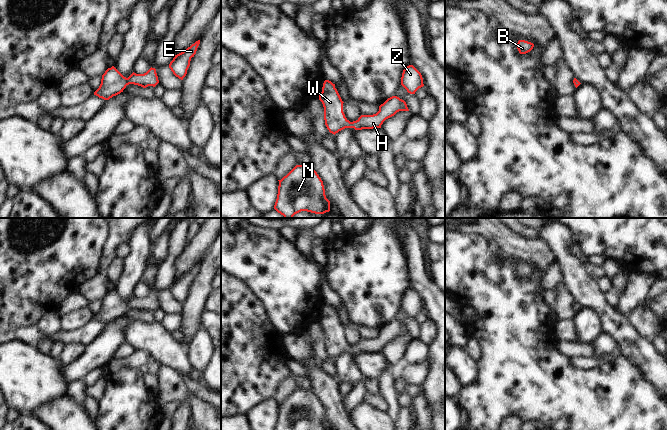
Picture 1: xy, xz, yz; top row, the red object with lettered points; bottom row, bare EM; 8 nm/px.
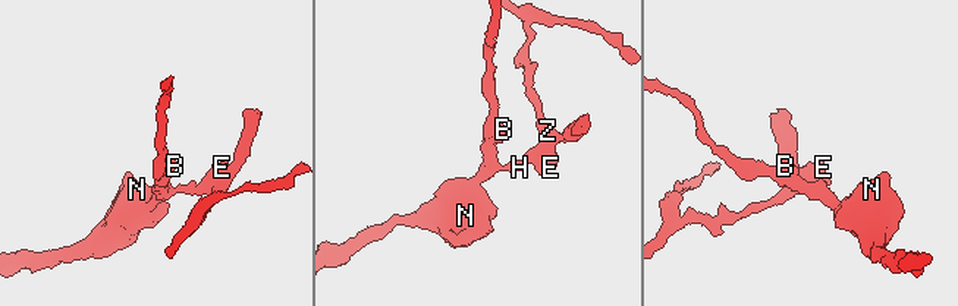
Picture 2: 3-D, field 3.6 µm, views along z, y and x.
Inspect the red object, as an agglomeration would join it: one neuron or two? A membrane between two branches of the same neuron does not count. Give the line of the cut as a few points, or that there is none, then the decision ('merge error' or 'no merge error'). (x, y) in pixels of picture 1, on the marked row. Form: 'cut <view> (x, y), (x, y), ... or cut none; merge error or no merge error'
cut none; no merge error

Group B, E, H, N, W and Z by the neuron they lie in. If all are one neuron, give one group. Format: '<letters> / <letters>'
B E H N W Z

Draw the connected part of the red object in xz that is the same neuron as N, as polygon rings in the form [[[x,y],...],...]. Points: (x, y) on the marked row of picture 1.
[[[296,165],[279,181],[274,209],[284,216],[293,218],[301,211],[324,214],[330,211],[323,181],[310,167]]]

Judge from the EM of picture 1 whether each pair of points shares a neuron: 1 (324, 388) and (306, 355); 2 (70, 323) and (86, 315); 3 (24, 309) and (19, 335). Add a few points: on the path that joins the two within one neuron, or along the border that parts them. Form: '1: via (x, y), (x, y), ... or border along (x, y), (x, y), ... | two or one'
1: border along (307, 368), (318, 367), (330, 376) | two
2: via (74, 320), (82, 316) | one
3: border along (35, 325), (20, 327), (10, 331) | two

